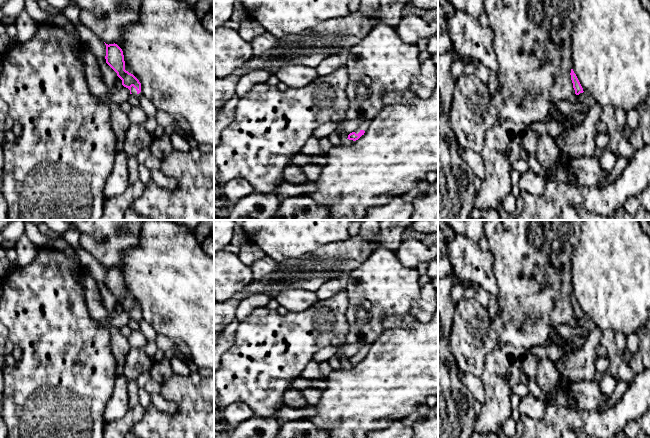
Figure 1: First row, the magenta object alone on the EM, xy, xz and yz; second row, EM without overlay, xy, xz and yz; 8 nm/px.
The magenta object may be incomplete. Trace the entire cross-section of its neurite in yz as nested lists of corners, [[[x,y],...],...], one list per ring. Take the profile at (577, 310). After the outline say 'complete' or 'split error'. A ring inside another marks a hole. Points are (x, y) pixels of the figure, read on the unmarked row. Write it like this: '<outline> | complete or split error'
[[[571,293],[570,299],[571,299],[572,307],[573,307],[573,312],[575,314],[575,318],[579,319],[580,317],[583,317],[584,316],[583,312],[578,304],[576,298],[574,297],[573,293]]] | complete

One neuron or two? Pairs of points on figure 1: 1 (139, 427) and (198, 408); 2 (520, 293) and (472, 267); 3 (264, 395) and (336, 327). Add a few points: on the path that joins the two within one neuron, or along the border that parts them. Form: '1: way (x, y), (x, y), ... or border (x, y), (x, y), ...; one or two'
1: way (154, 427), (179, 427), (183, 423); one
2: border (492, 256), (493, 274), (498, 290), (496, 297); two
3: way (276, 375), (316, 335); one

